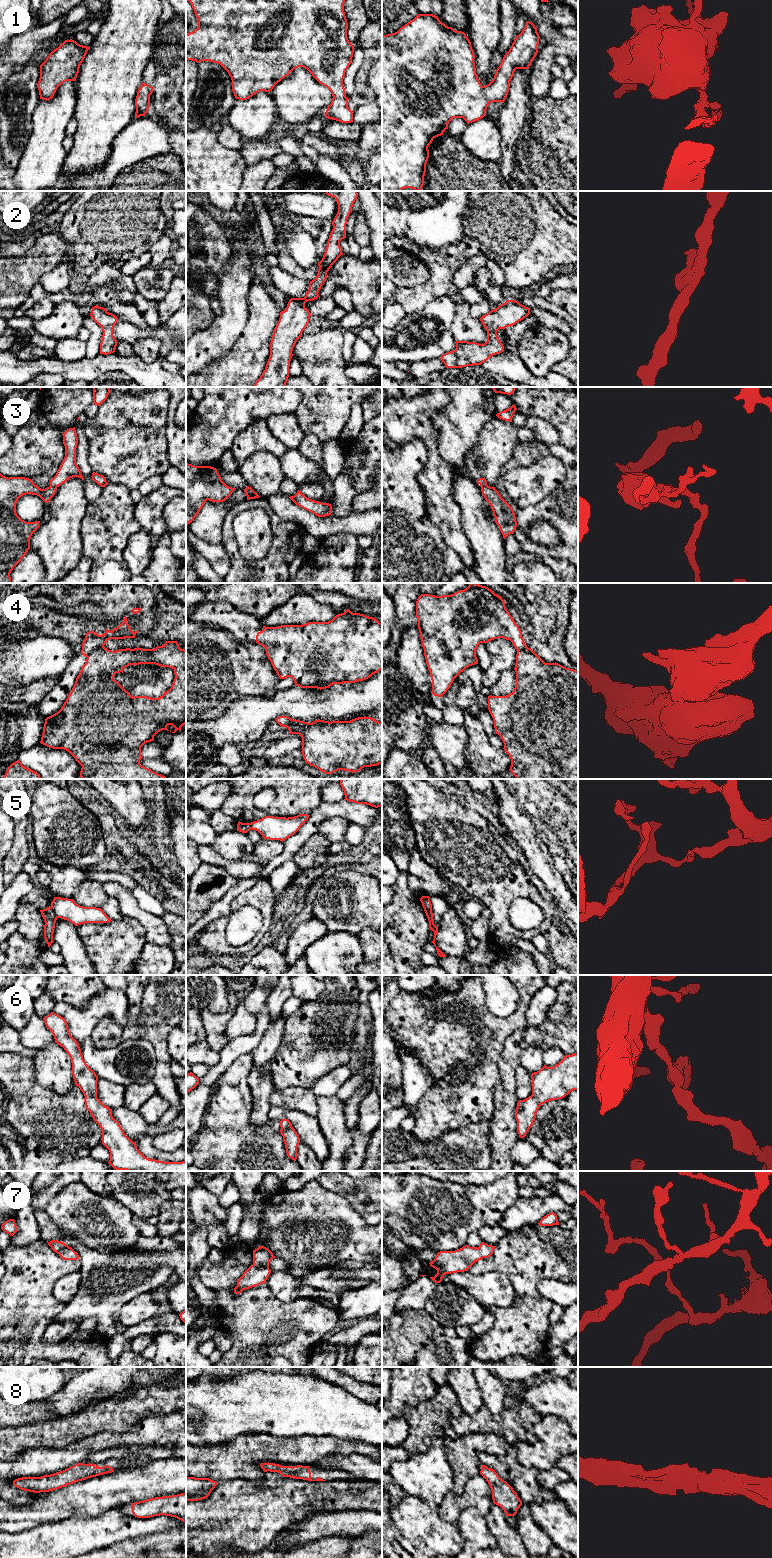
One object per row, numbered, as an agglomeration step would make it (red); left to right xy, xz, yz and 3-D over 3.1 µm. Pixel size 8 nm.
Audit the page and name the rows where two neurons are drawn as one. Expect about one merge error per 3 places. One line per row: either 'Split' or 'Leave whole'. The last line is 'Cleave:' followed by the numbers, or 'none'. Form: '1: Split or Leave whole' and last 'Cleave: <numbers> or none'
1: Leave whole
2: Leave whole
3: Split
4: Split
5: Split
6: Leave whole
7: Leave whole
8: Leave whole
Cleave: 3, 4, 5

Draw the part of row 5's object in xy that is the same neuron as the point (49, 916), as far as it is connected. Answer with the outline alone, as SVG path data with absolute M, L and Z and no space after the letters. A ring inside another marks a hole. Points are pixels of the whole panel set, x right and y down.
M51 907L40 910L40 912L41 912L44 922L45 922L44 938L46 940L46 943L48 944L48 947L50 948L51 944L54 942L53 933L54 933L57 916Z

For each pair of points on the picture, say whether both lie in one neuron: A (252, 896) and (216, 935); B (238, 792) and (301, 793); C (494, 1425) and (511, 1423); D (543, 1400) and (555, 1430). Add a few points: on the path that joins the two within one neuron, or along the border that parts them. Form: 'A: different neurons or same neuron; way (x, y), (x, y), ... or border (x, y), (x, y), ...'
A: same neuron; way (266, 917), (258, 937), (235, 950)
B: same neuron; way (251, 808), (255, 812), (269, 812), (285, 804)
C: same neuron; way (498, 1423), (507, 1423)
D: different neurons; border (542, 1416), (554, 1415), (567, 1424)

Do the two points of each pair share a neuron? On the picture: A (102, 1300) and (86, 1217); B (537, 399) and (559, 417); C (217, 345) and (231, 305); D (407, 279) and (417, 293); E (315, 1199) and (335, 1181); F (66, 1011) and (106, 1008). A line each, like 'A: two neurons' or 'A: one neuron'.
A: two neurons
B: one neuron
C: one neuron
D: two neurons
E: two neurons
F: one neuron

